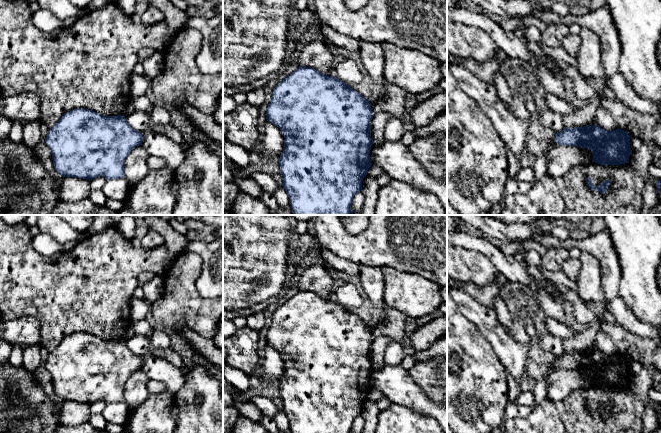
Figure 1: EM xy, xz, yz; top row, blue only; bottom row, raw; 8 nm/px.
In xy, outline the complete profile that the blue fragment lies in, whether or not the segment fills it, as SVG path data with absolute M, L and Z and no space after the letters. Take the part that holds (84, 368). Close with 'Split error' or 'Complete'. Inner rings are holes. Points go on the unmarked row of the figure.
M76 332L63 338L60 344L49 352L45 366L51 375L53 389L60 400L89 405L103 400L108 405L124 402L125 384L136 370L142 369L143 363L144 360L127 347L124 339L105 340L89 333Z. Complete

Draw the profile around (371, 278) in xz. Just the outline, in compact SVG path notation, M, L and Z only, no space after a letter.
M359 266L359 277L367 298L373 304L372 317L368 325L375 328L384 321L386 315L384 313L385 303L383 301L383 292L385 283L380 268L372 266Z

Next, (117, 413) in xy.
M125 402L110 403L105 406L101 415L106 422L124 425L129 418L129 406Z

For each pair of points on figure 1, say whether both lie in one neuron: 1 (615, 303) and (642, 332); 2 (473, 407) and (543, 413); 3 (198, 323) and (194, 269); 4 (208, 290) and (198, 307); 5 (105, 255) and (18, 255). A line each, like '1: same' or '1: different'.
1: same
2: different
3: same
4: different
5: same

